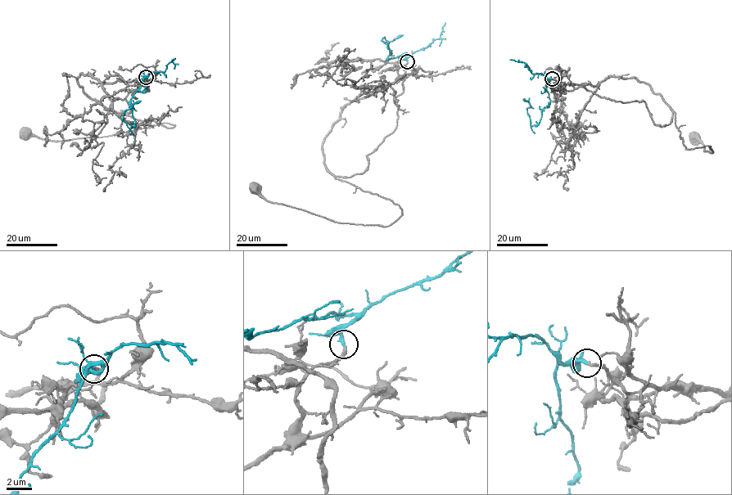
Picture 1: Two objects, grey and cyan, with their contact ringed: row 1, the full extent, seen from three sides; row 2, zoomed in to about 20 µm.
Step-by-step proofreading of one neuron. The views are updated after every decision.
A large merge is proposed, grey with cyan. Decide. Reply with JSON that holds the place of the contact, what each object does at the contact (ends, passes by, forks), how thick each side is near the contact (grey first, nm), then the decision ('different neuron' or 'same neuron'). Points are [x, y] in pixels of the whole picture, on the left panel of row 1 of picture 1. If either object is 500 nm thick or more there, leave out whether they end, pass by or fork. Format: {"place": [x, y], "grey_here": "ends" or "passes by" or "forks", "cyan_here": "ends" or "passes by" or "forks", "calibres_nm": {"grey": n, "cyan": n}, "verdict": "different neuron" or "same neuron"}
{"place": [146, 77], "grey_here": "ends", "cyan_here": "ends", "calibres_nm": {"grey": 240, "cyan": 280}, "verdict": "same neuron"}

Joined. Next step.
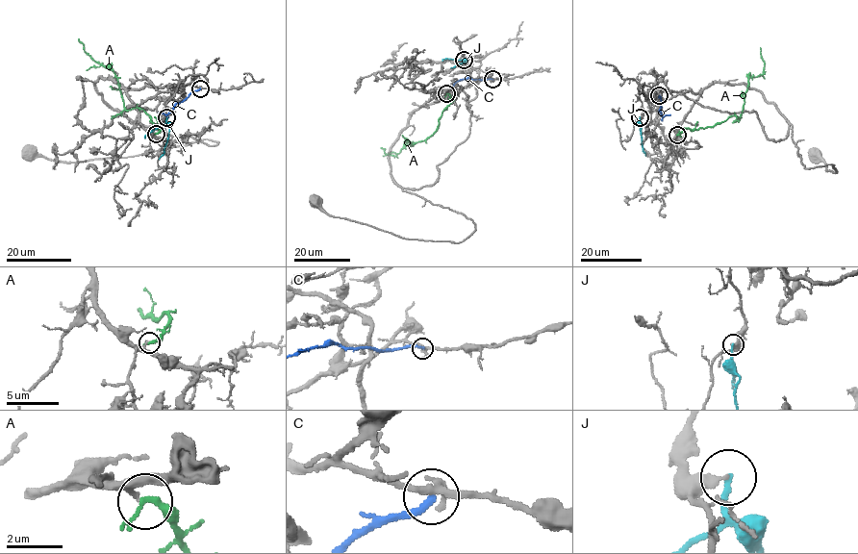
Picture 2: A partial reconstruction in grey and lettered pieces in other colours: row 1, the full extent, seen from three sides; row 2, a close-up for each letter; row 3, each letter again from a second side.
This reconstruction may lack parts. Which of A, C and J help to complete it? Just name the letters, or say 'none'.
none

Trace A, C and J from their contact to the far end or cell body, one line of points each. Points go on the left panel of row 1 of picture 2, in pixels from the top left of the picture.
A: (157, 134), (162, 125), (154, 124), (140, 108), (126, 110), (117, 77), (109, 68), (96, 62), (78, 38)
C: (200, 88), (166, 113), (158, 113)
J: (166, 117), (169, 137), (159, 160)

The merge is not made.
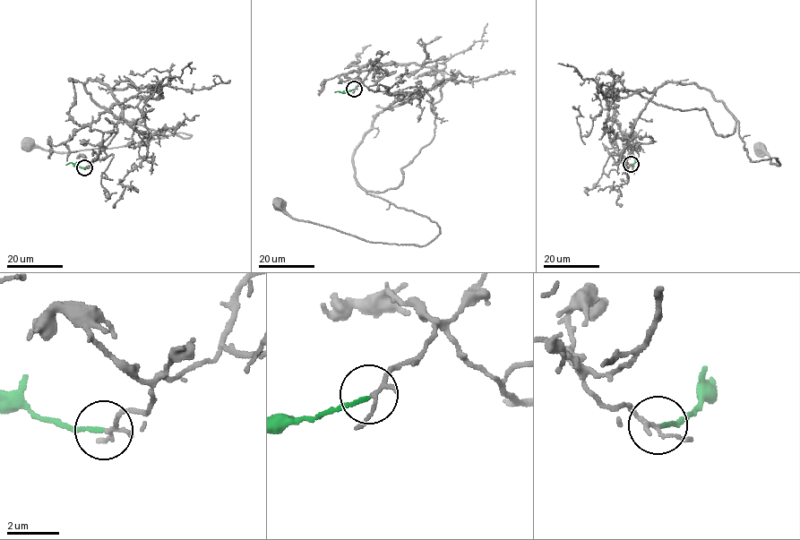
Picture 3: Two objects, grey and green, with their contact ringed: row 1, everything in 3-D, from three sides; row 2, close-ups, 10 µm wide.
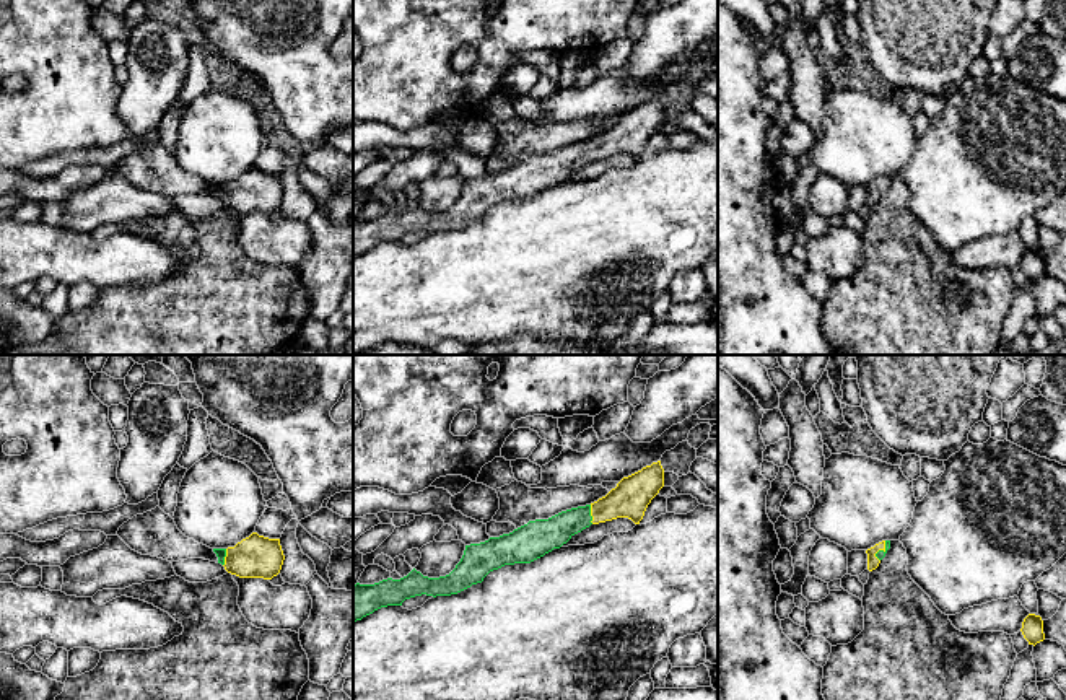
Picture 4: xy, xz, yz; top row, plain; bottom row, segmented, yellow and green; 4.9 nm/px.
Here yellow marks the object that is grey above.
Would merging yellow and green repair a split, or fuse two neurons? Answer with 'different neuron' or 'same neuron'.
same neuron

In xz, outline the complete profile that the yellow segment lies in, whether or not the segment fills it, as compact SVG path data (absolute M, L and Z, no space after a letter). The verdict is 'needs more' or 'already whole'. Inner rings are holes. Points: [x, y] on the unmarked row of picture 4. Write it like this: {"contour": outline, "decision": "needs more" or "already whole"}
{"contour": "M661 96L623 112L615 124L597 137L561 147L548 155L535 155L500 173L490 173L480 179L465 181L464 190L456 203L439 213L423 212L415 203L400 215L382 215L374 220L353 221L353 257L387 241L402 241L415 231L451 231L505 200L531 199L553 184L560 184L575 169L589 163L628 153L635 160L644 151L651 135L664 122L664 104Z", "decision": "needs more"}

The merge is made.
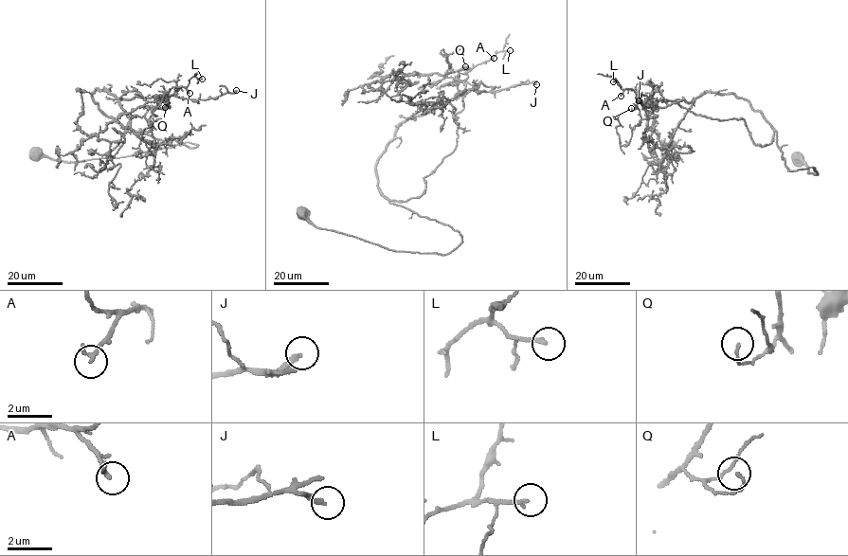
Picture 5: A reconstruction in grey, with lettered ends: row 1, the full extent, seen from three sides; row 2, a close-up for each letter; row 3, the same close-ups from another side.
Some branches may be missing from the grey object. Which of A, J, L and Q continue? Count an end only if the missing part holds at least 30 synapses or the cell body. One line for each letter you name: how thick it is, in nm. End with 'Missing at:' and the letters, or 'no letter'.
J: 200 nm
Missing at: J

